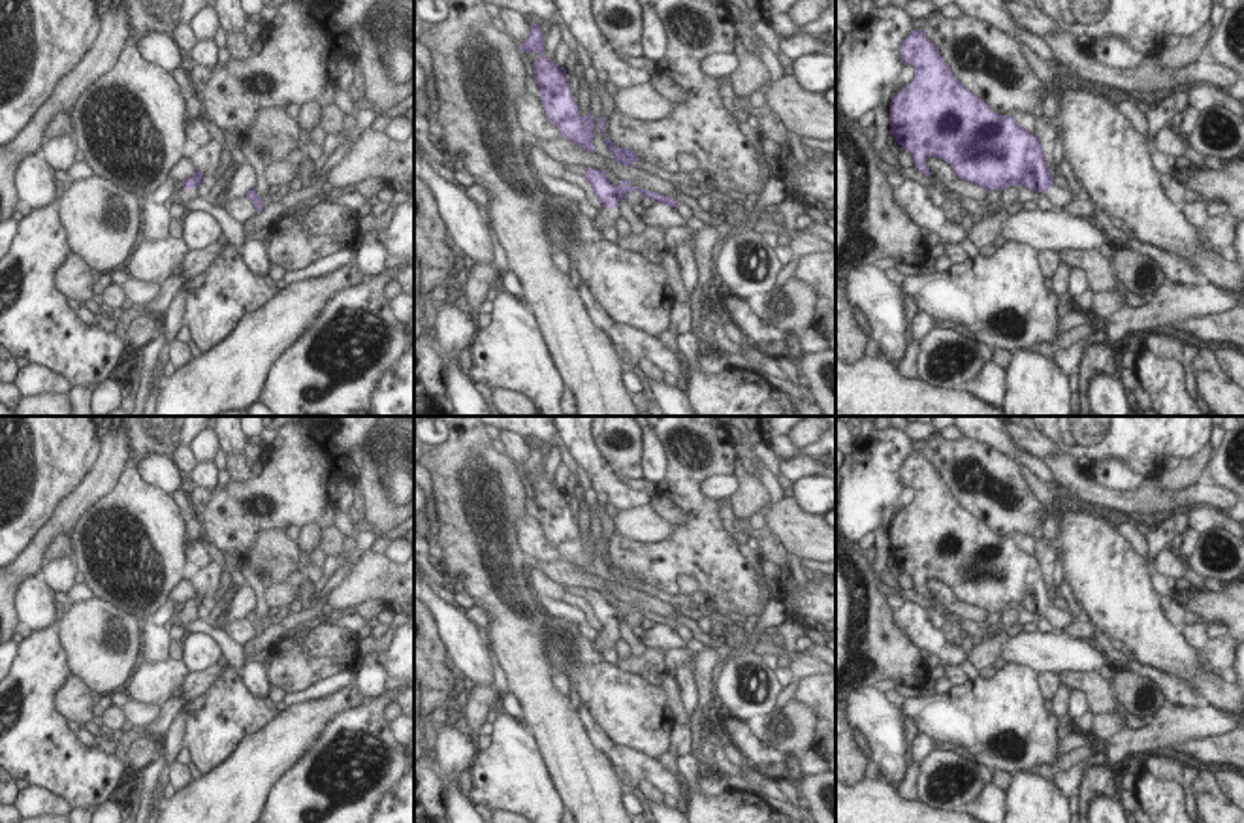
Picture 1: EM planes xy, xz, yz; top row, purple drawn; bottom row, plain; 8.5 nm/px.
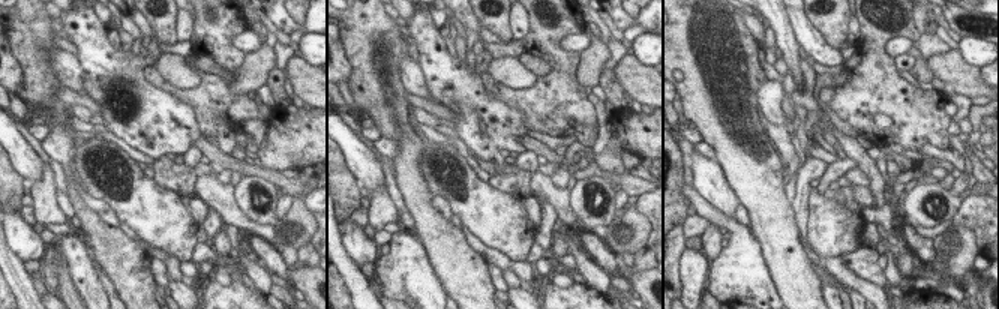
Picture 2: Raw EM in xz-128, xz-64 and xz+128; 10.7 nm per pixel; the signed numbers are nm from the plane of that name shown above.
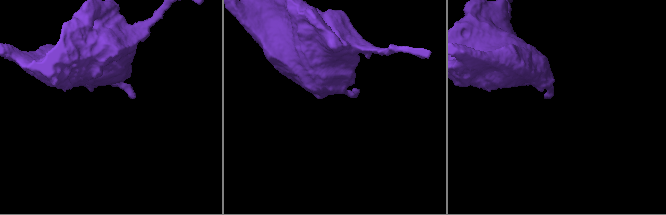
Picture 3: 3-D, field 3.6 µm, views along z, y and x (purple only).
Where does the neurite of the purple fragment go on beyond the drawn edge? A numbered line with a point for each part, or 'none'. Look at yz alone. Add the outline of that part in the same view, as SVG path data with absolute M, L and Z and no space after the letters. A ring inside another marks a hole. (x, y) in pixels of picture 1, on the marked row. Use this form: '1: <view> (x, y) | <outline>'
1: yz (1058, 196) | M1052 185L1046 192L1046 198L1054 203L1054 211L1063 211L1063 207L1073 200L1073 194Z

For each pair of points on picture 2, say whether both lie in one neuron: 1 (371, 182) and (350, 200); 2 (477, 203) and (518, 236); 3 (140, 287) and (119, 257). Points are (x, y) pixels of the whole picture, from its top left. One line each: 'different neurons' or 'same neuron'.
1: different neurons
2: same neuron
3: same neuron

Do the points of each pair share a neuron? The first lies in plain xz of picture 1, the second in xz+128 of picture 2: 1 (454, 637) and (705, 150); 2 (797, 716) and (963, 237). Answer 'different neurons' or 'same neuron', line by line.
1: different neurons
2: same neuron

